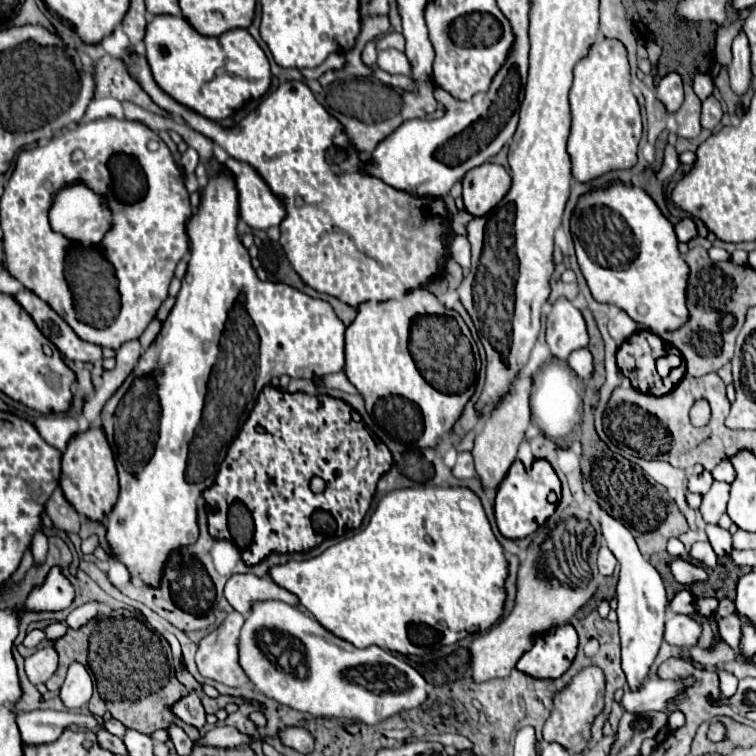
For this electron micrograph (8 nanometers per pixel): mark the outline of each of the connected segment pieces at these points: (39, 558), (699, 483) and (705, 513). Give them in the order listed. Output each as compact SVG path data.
M36 531L30 549L34 555L34 563L42 563L46 557L46 551L48 551L48 541L46 541L46 535L42 531Z
M702 471L700 475L690 475L690 479L688 479L688 489L692 491L692 493L706 493L708 489L710 489L710 485L712 485L712 475L710 475L710 471Z
M714 481L712 489L704 495L704 501L700 505L700 513L708 523L718 523L720 515L726 511L728 491L730 491L730 483Z

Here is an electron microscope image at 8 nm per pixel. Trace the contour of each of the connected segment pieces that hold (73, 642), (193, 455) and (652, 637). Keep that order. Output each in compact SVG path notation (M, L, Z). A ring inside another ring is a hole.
M68 629L68 633L52 643L60 655L60 667L52 677L52 685L50 687L60 687L64 683L66 677L66 669L70 667L70 663L78 661L82 665L86 665L86 657L88 657L88 635L86 633L76 633L74 629Z
M214 157L214 165L210 169L208 175L208 183L200 193L200 207L196 213L192 213L192 217L186 221L186 233L190 239L190 259L188 259L188 271L182 277L182 289L176 297L176 303L168 315L168 319L162 323L162 331L156 337L156 341L142 353L136 369L124 381L123 385L114 393L105 404L102 412L102 428L110 445L114 444L116 451L116 459L118 459L118 475L120 475L120 497L114 505L114 509L108 515L108 543L110 543L110 551L112 555L118 555L122 559L122 563L128 567L128 571L132 575L138 575L144 583L148 585L158 585L160 583L160 569L164 569L164 561L168 559L168 553L172 553L172 549L178 549L182 545L192 545L192 541L196 541L198 537L198 525L196 525L196 499L200 497L200 493L204 489L208 489L214 481L214 475L218 473L220 461L224 459L228 445L234 441L236 433L240 431L240 427L244 425L246 417L250 415L260 391L264 385L270 383L272 377L280 377L280 375L290 375L290 377L304 377L304 379L320 379L324 375L330 373L338 373L344 369L344 323L336 317L332 305L328 301L322 299L314 299L310 295L306 295L304 291L298 291L286 283L272 283L272 281L260 281L254 267L250 265L250 255L246 251L246 247L242 245L238 233L236 233L236 225L238 225L238 191L236 191L236 181L234 175L230 173L230 169L226 165L222 165L216 157ZM136 377L152 377L156 381L156 397L158 397L158 405L160 405L160 419L158 419L158 427L156 427L156 397L152 397L152 381L140 381L140 407L138 407L138 427L136 427L136 411L132 411L132 401L130 401L130 387L132 381Z
M600 509L602 519L602 535L606 539L608 549L614 553L620 565L618 573L618 587L616 587L616 601L618 601L618 625L620 625L620 639L622 639L622 669L626 673L630 689L640 689L646 681L648 669L654 663L654 657L660 649L662 635L664 635L664 615L666 615L666 589L658 571L642 557L632 533L620 525L620 521L608 517Z

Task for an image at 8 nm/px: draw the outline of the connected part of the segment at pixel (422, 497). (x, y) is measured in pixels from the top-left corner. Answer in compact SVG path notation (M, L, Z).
M408 487L386 493L370 523L328 547L318 557L268 569L270 579L294 593L300 605L332 635L356 647L388 647L400 655L426 655L468 635L490 629L504 609L508 563L480 499L464 487Z

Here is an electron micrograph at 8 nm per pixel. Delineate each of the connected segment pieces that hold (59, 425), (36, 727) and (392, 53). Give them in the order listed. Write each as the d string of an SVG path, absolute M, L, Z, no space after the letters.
M62 415L62 417L56 417L56 419L50 419L50 417L38 417L34 421L38 433L42 435L42 439L56 447L58 451L64 451L66 449L66 443L70 441L70 437L76 433L76 427L78 427L78 419L72 417L72 415Z
M46 709L18 713L18 727L22 733L22 741L26 745L52 743L72 723L76 723L88 731L98 729L96 717L92 717L92 715L82 715L82 713L72 713L72 711L58 713L58 711L46 711Z
M384 49L378 51L378 67L386 73L400 73L400 75L412 75L412 67L408 63L408 57L398 49Z

